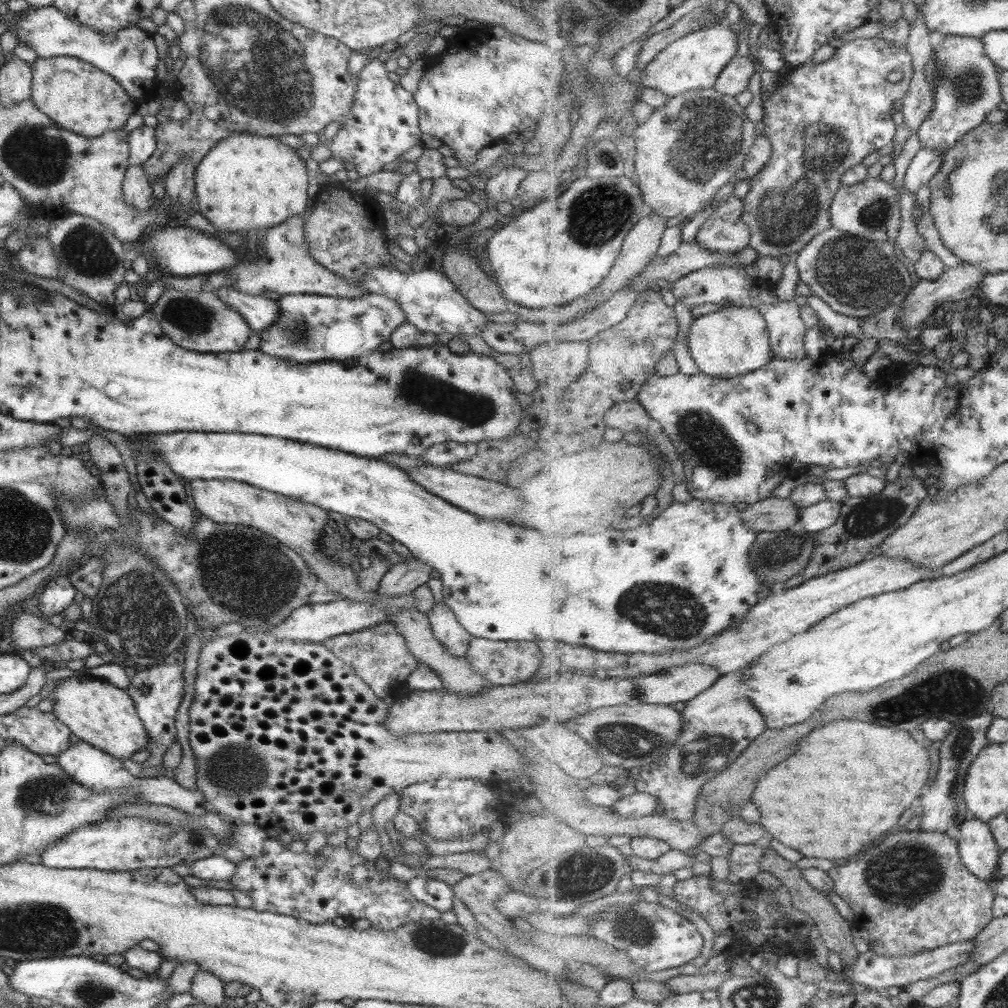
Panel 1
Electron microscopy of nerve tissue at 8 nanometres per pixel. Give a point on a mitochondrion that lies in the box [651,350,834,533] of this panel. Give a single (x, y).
(712, 447)

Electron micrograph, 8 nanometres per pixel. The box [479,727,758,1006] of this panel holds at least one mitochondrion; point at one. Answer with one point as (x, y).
(641, 930)

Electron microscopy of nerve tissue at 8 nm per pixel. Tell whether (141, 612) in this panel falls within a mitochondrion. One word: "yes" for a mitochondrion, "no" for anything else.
yes

